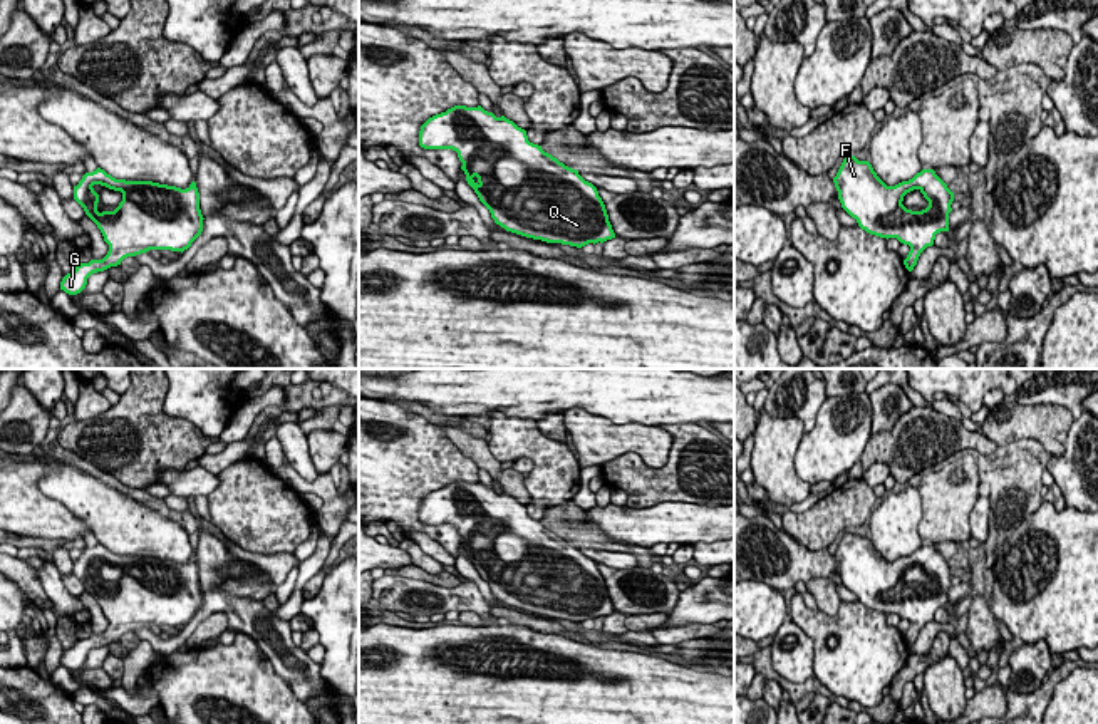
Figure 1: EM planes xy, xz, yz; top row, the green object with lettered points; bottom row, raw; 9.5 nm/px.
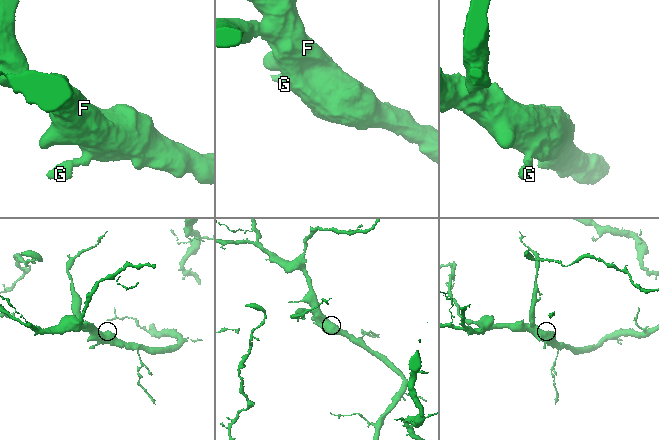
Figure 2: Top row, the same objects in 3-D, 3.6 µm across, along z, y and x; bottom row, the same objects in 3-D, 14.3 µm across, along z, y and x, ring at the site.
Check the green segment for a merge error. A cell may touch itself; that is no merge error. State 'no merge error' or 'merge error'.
no merge error

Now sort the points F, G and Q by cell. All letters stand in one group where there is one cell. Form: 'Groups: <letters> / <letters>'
Groups: F G Q

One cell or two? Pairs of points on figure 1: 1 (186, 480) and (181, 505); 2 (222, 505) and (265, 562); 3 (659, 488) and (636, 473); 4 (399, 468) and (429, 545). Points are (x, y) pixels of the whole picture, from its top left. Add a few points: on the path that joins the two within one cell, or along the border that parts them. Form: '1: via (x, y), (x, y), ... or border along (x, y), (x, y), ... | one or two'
1: border along (171, 493), (186, 498) | two
2: border along (227, 537), (250, 552), (292, 555) | two
3: via (654, 485), (647, 485), (641, 478) | one
4: border along (404, 532), (424, 532), (455, 558) | two

